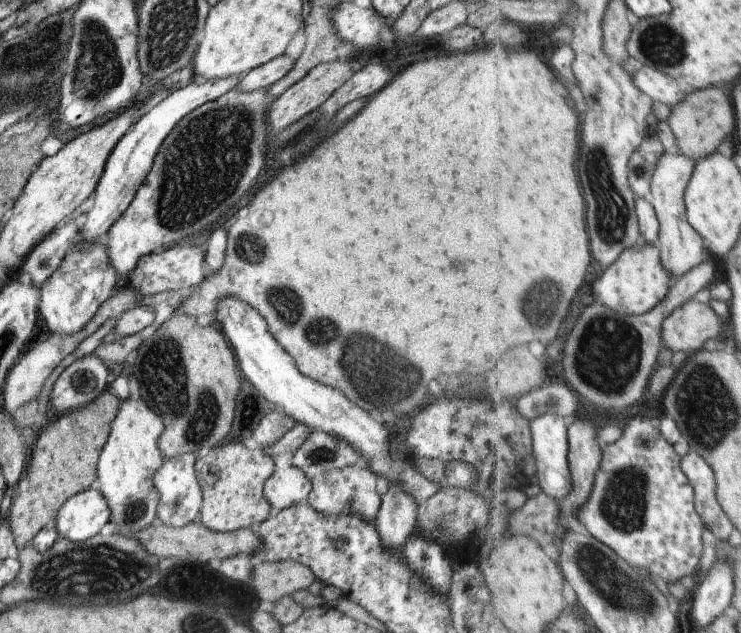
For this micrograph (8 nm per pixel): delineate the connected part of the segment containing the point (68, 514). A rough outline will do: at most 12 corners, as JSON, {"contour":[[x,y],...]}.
{"contour":[[90,487],[70,496],[54,518],[59,538],[81,542],[109,520]]}

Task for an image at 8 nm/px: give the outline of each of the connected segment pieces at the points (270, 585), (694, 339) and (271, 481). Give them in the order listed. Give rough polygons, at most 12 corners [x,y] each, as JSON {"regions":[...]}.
{"regions":[[[262,562],[252,586],[264,600],[306,590],[308,566]],[[704,297],[664,320],[663,346],[686,354],[716,341],[723,321]],[[273,471],[262,484],[272,513],[306,502],[304,471]]]}

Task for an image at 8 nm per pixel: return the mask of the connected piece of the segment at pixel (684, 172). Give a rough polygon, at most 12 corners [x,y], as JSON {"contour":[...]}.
{"contour":[[664,154],[651,204],[672,279],[714,258],[691,226],[685,196],[696,160]]}

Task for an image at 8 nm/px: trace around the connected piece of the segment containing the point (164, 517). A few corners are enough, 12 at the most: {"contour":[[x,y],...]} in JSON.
{"contour":[[193,453],[155,470],[156,518],[181,528],[202,507]]}

